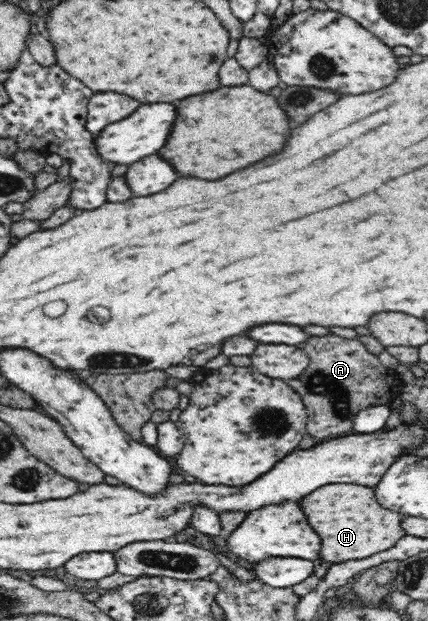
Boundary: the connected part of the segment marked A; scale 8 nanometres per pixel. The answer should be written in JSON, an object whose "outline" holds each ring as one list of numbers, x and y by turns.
{"outline":[[333,333,324,336,311,336,305,342,303,351,307,352,307,356,309,356,309,364,297,378,290,378,287,383,300,394,308,416,306,430,316,441,351,433,355,415,359,411,371,405,389,406,401,394,404,385,395,369,385,367,377,359,378,356,370,354,357,339,345,339]]}

